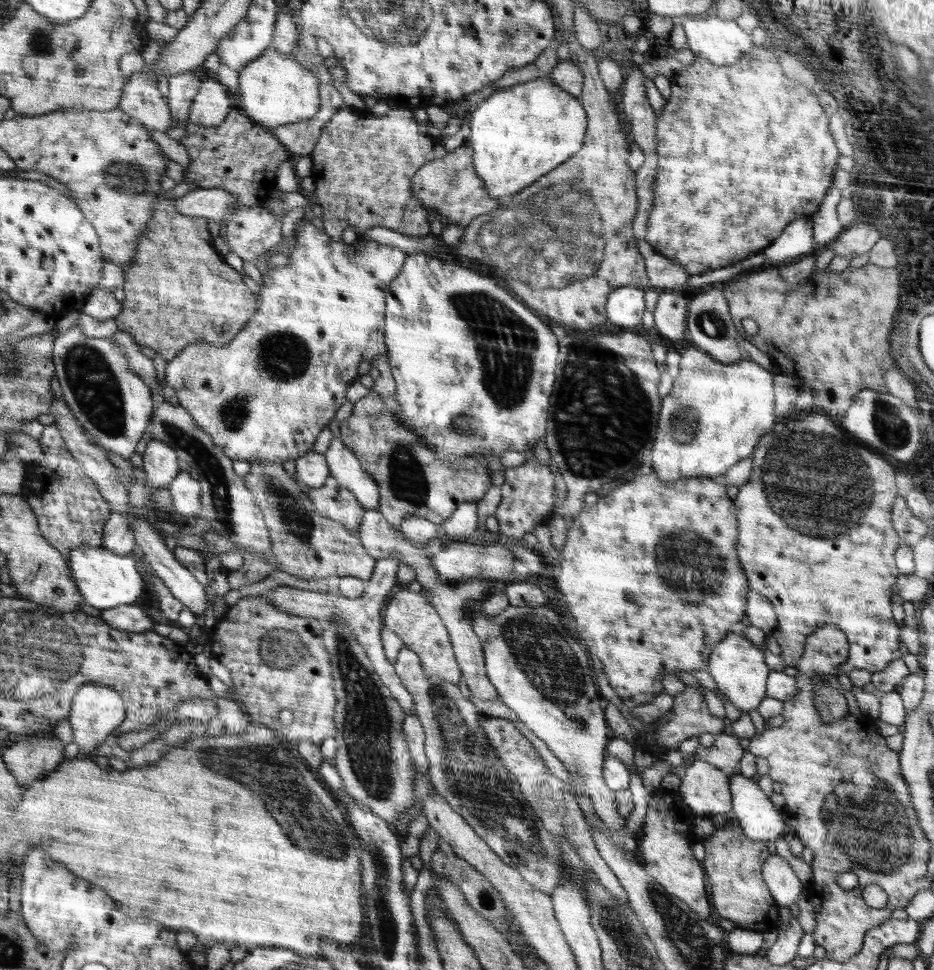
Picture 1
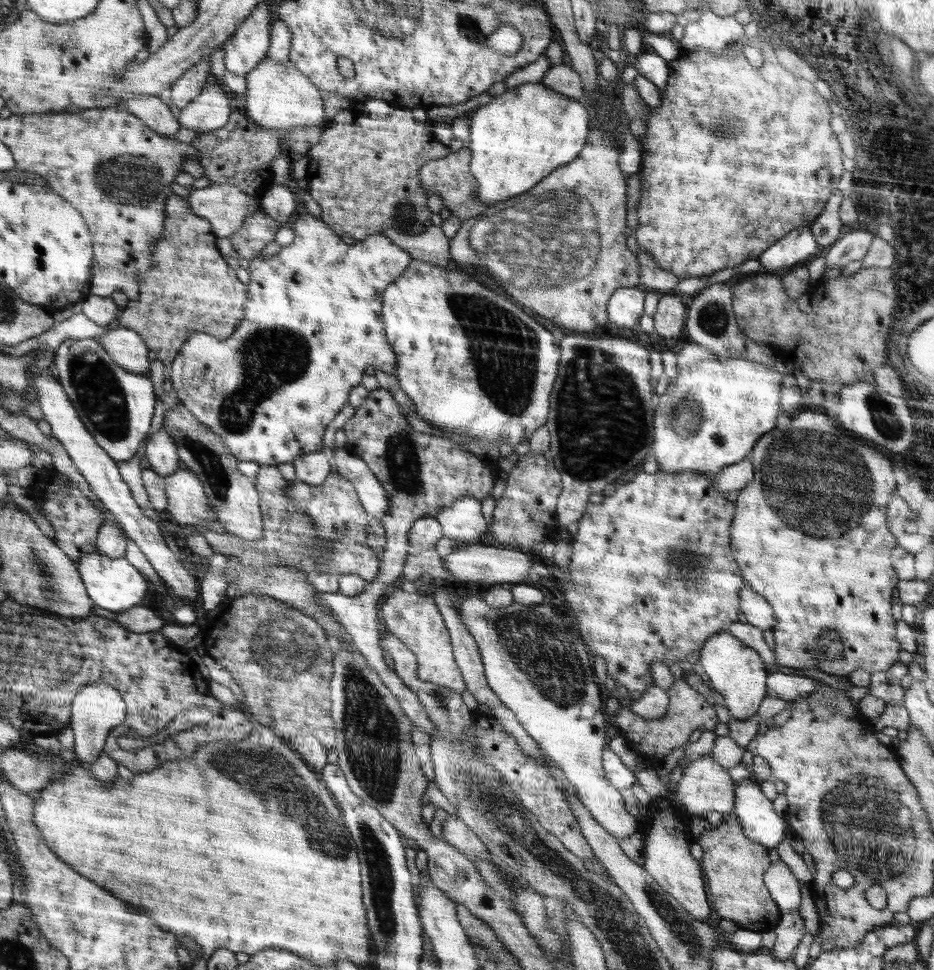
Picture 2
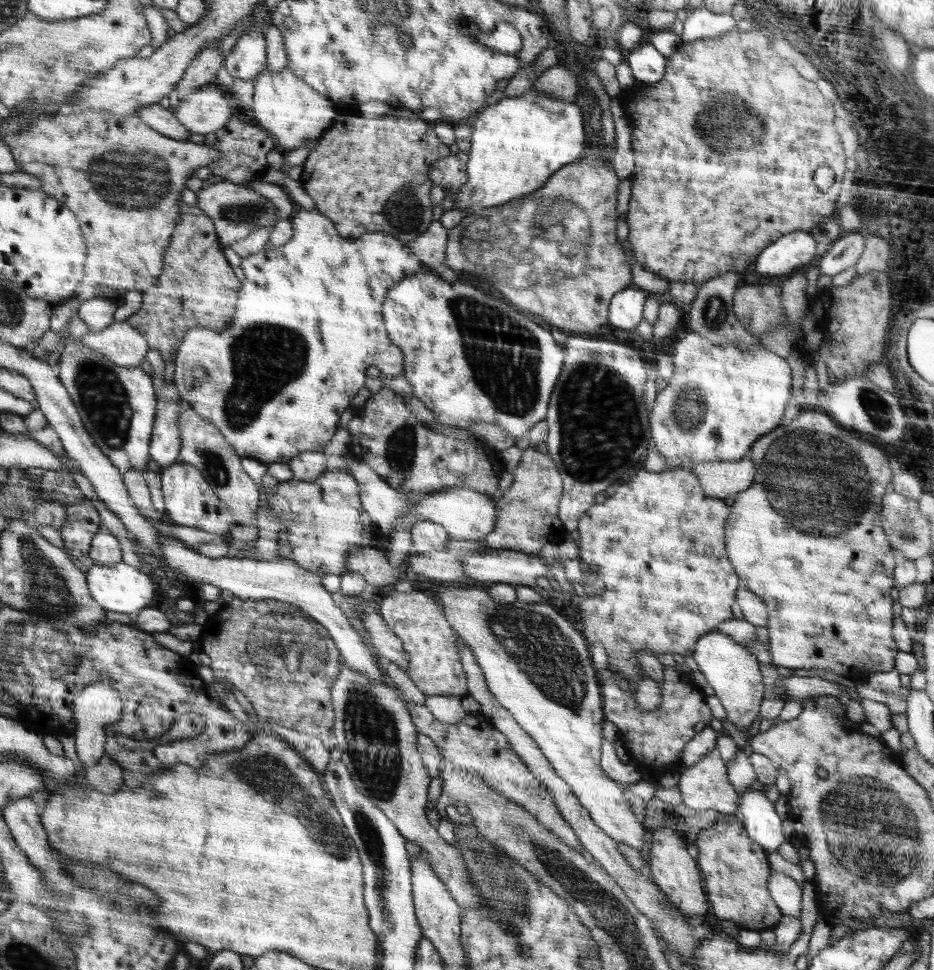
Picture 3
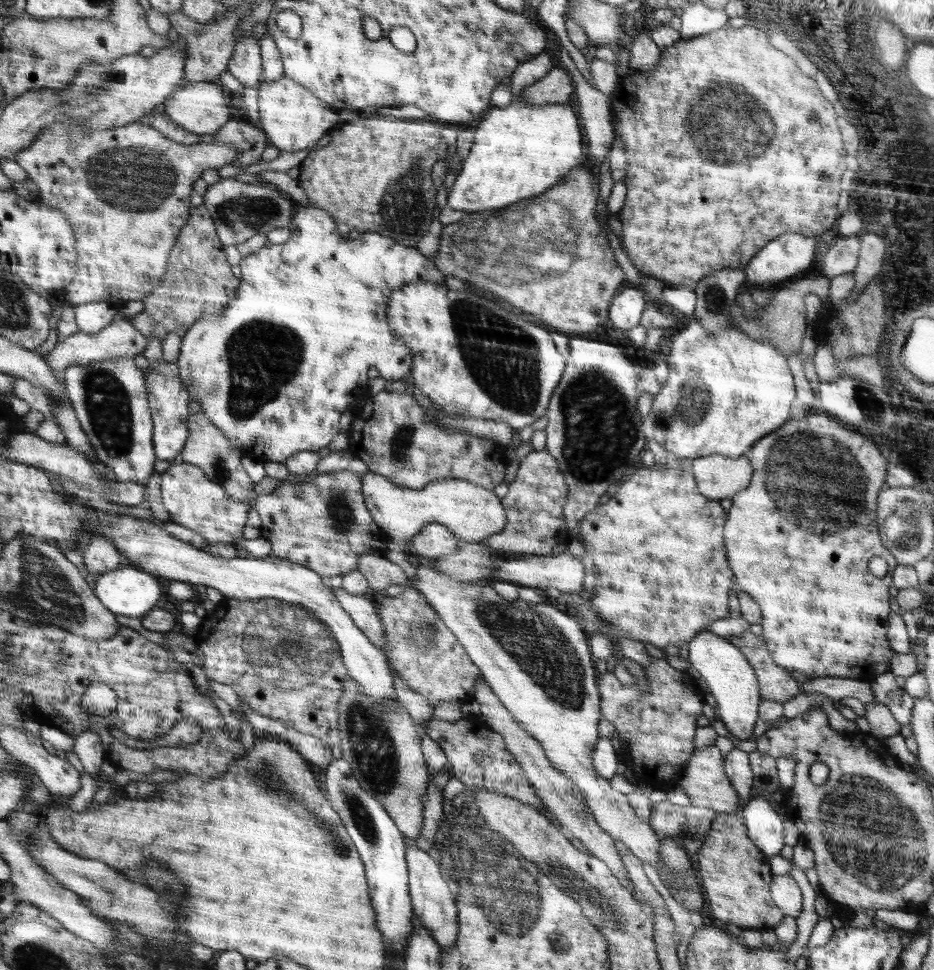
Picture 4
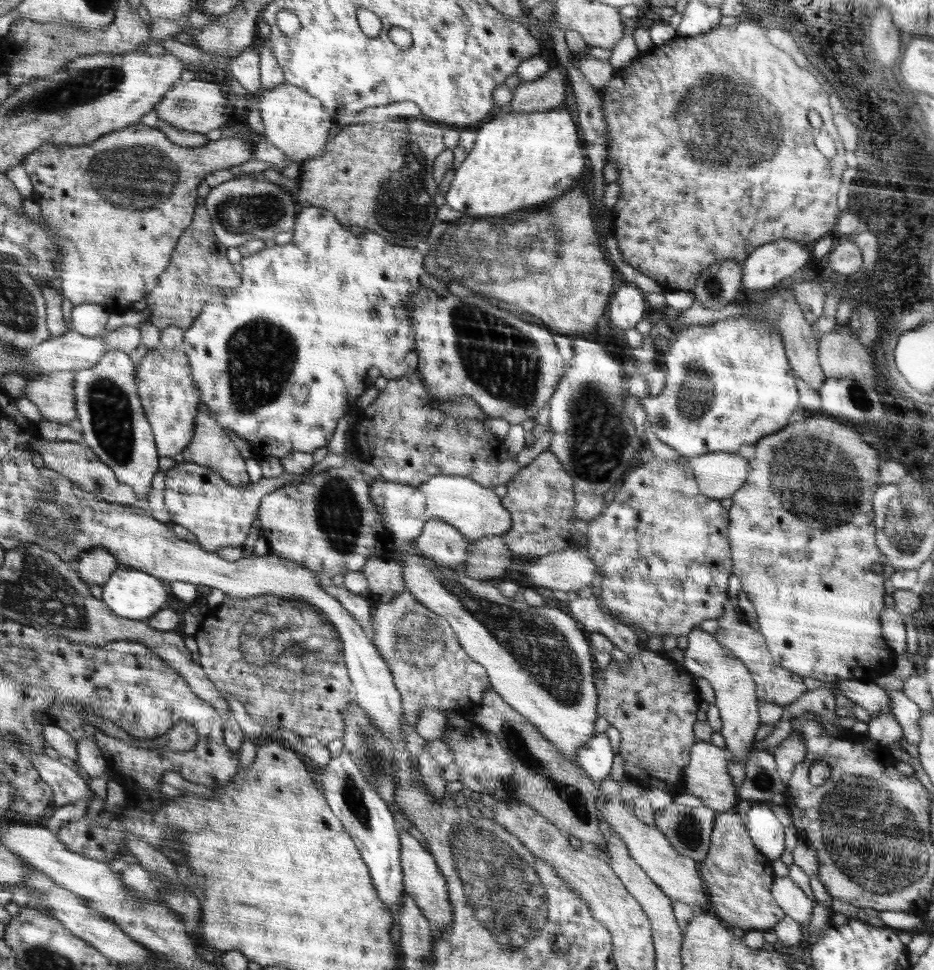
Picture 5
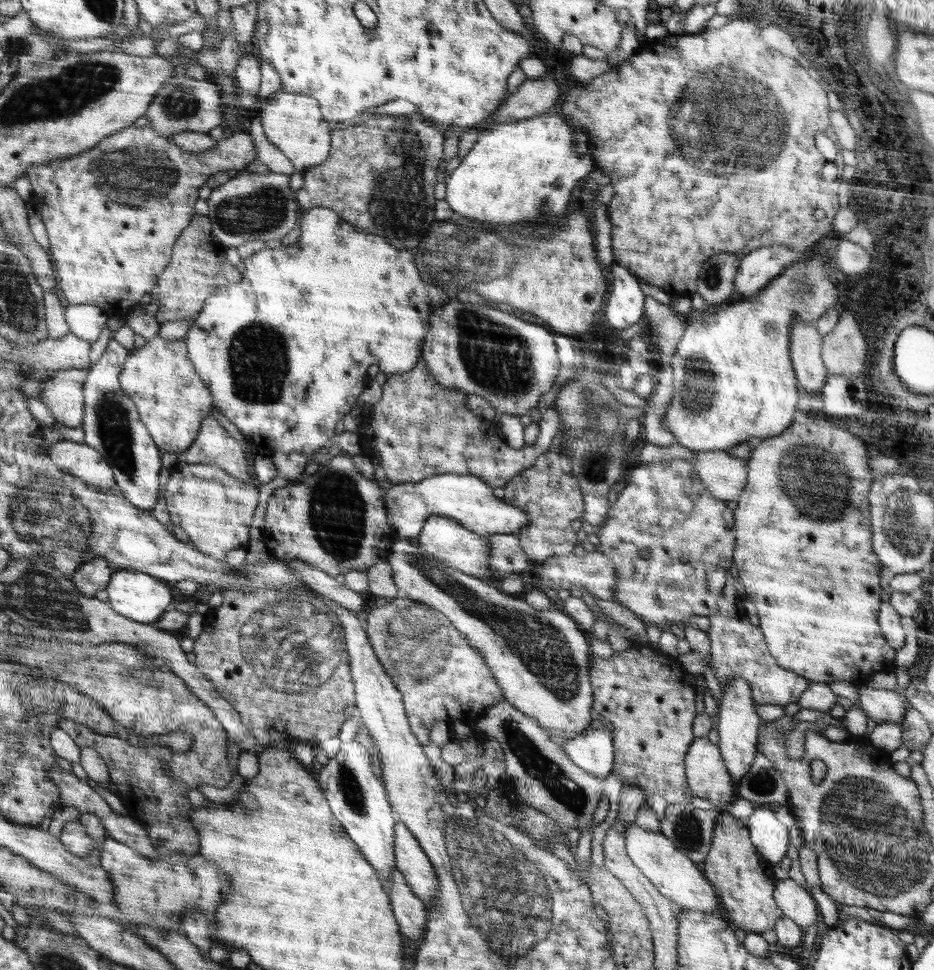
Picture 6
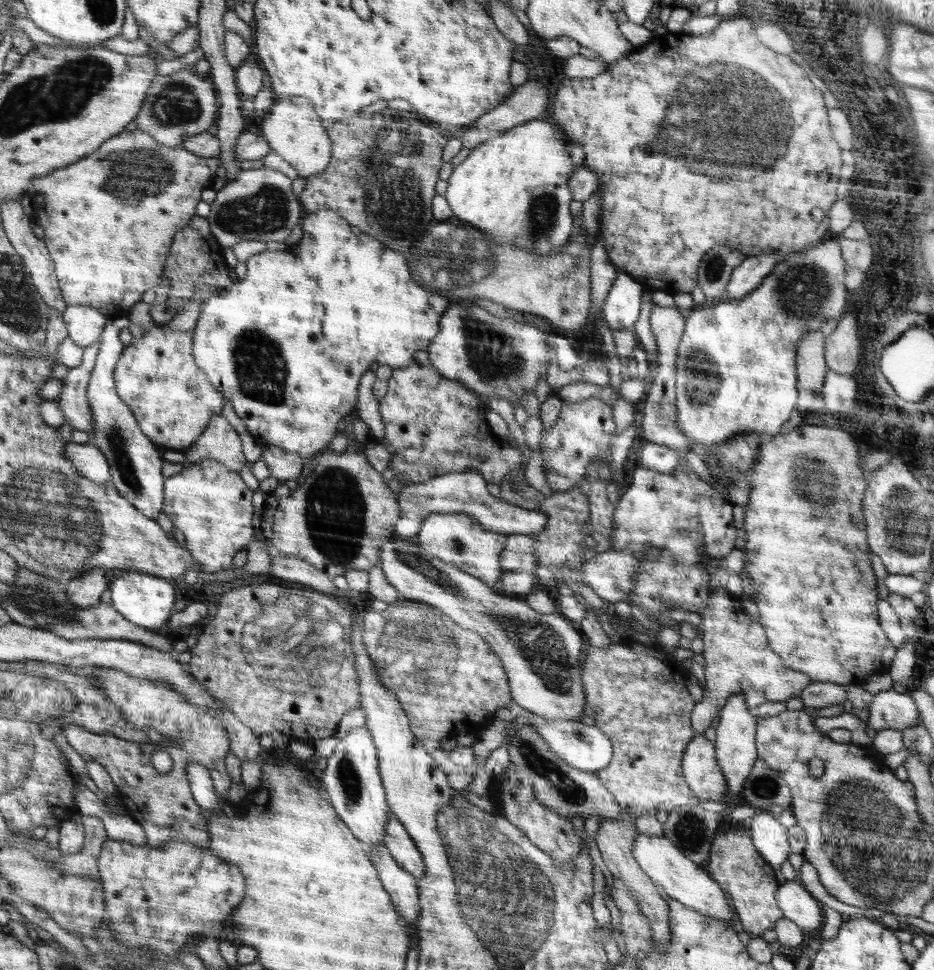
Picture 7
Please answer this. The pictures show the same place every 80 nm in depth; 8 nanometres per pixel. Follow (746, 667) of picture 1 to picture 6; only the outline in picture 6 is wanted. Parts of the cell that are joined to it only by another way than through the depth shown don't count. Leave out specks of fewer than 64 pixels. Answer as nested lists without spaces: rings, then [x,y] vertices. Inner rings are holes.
[[[692,624],[684,627],[685,638],[690,644],[690,651],[678,657],[683,668],[695,678],[703,674],[704,670],[711,666],[711,642],[707,632],[698,629]],[[741,676],[729,680],[722,690],[722,698],[719,705],[719,722],[714,727],[719,734],[718,746],[724,759],[726,768],[731,774],[734,784],[738,785],[742,775],[750,768],[752,760],[759,751],[758,748],[758,726],[760,717],[758,716],[757,705],[752,702],[750,696],[750,685],[747,679]]]

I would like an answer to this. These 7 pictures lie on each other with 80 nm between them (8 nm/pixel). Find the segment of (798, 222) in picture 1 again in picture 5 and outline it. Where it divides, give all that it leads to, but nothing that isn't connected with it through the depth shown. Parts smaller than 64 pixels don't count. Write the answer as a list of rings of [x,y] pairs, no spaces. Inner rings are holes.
[[[780,239],[764,244],[751,252],[746,262],[741,263],[742,290],[772,288],[809,265],[812,257],[806,245],[795,240]]]

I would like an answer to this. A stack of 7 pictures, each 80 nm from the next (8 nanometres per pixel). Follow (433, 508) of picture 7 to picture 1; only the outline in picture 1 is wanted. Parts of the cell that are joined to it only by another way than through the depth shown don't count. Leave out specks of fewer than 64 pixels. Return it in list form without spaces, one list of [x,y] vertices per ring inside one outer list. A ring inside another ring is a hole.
[[[332,438],[324,457],[328,463],[330,475],[349,488],[364,509],[378,508],[378,485],[364,473],[360,467],[360,461],[354,457],[349,448],[346,448],[340,440]],[[461,502],[453,515],[440,526],[441,537],[446,541],[463,541],[478,529],[476,502]]]

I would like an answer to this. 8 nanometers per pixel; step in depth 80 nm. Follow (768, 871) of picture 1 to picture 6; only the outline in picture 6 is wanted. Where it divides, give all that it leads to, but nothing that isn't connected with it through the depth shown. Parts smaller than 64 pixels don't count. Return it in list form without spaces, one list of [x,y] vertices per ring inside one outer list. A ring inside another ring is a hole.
[[[776,880],[773,898],[783,916],[801,928],[806,929],[820,922],[818,904],[810,890],[798,886],[794,880]]]

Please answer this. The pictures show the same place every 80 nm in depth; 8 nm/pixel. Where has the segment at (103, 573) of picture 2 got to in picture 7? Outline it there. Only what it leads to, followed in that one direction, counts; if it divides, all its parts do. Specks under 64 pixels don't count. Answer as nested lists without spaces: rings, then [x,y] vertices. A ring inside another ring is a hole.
[[[129,572],[126,576],[118,576],[109,584],[109,587],[112,598],[111,605],[126,620],[152,630],[164,626],[166,620],[170,620],[172,604],[176,600],[176,588],[168,582],[168,579],[156,578],[154,575],[143,572]]]

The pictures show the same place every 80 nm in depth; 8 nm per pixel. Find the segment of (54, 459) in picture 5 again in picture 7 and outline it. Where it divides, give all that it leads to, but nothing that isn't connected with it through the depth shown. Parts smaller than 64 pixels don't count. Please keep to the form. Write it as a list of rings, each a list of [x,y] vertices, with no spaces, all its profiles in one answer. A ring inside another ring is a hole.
[[[70,441],[65,448],[65,456],[77,466],[78,473],[88,481],[97,481],[100,484],[110,483],[111,475],[108,462],[99,448],[90,444],[75,444]]]

